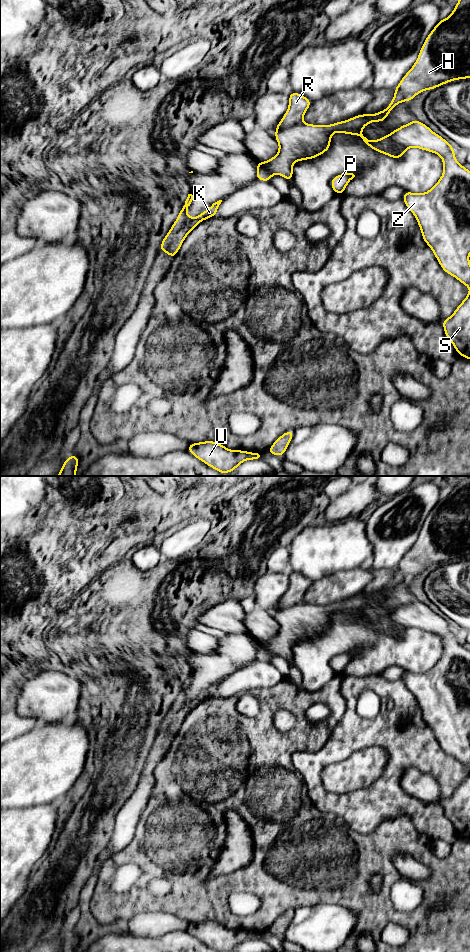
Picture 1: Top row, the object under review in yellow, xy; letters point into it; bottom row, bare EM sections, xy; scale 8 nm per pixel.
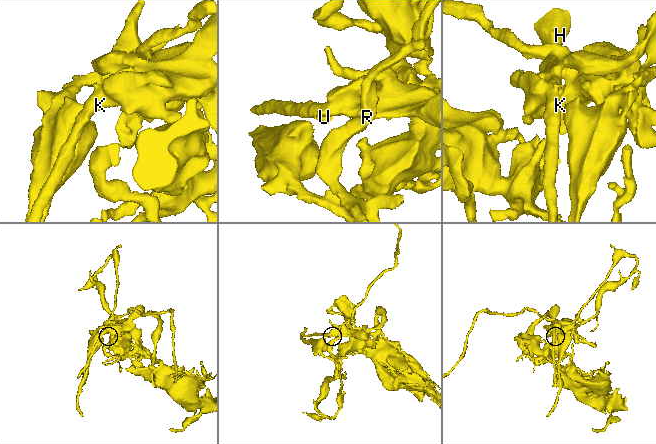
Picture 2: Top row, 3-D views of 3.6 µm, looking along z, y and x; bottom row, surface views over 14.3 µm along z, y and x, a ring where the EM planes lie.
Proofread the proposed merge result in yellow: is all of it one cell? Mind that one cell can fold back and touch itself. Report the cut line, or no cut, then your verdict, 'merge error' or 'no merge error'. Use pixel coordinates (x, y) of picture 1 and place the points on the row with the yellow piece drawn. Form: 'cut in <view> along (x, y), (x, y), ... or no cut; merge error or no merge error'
no cut; no merge error

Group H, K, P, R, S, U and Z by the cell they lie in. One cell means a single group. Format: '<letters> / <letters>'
H K P R S U Z

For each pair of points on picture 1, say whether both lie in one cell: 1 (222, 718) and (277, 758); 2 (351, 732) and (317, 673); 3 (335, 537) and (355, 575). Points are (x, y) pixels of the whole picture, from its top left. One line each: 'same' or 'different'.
1: same
2: different
3: different

